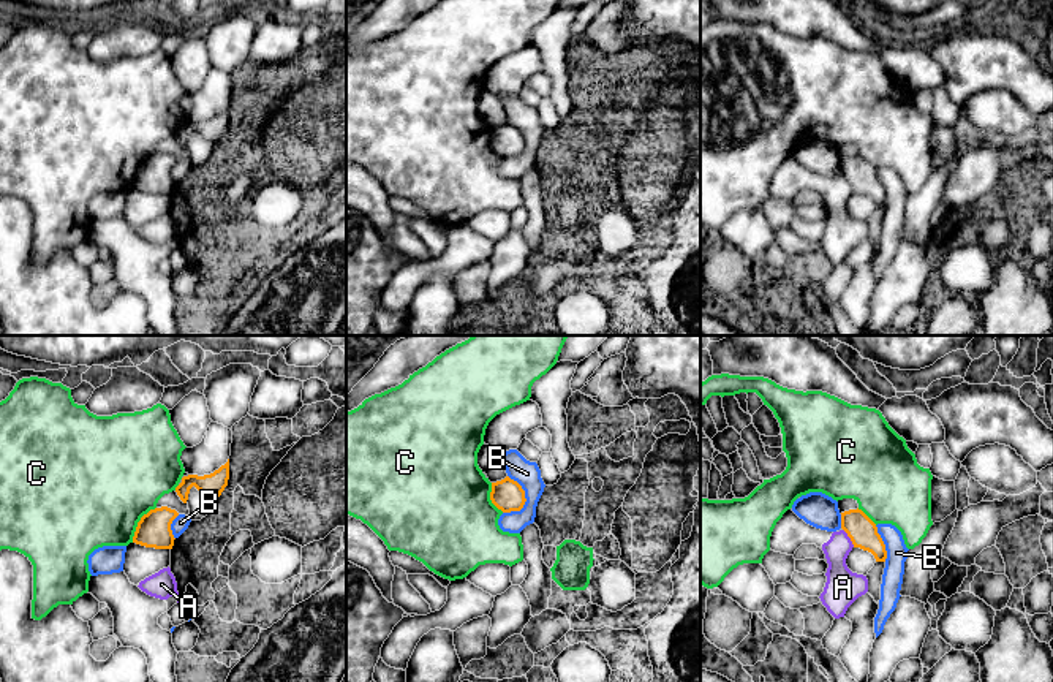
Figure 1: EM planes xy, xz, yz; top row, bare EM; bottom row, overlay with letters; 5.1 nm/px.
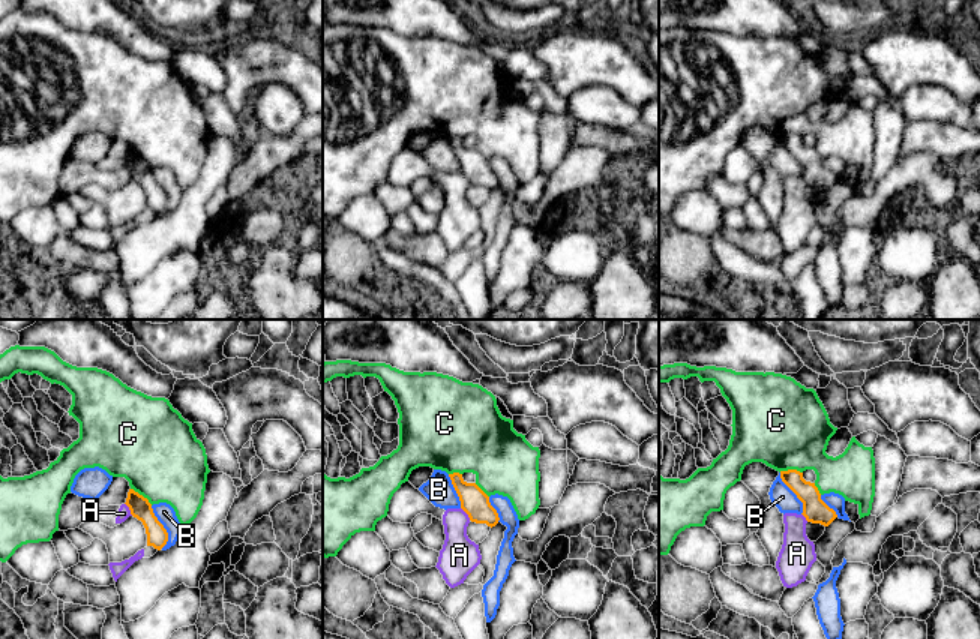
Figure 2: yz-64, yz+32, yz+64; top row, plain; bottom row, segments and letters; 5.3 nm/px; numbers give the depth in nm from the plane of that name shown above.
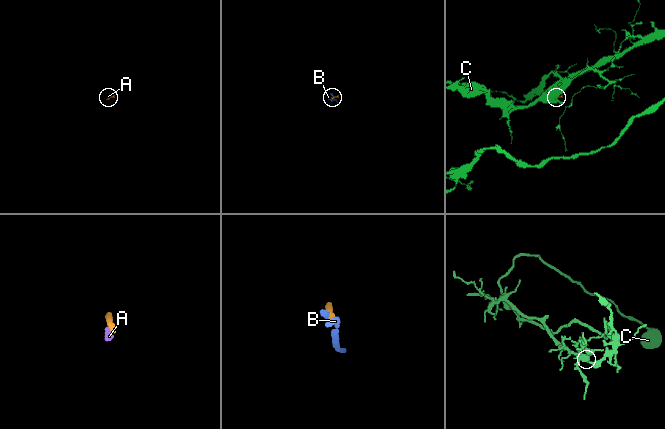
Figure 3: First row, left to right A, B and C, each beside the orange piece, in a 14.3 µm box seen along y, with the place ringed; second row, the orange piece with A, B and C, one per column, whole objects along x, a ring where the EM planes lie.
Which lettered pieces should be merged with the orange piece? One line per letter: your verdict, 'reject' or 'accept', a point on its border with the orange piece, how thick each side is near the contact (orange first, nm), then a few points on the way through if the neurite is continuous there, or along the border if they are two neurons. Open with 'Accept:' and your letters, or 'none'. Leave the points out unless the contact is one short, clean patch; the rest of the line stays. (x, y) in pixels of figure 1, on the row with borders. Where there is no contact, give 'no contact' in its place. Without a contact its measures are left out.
Accept: none
A: reject; meets orange in yz at (849, 537); 150 nm thick on the orange side, 160 nm on the other; border along yz (843, 529), (854, 546)
B: reject; meets orange in xz at (525, 500); 160 nm thick on the orange side, 130 nm on the other
C: reject; meets orange in xy at (138, 522); 180 nm thick on the orange side, 500 nm on the other

